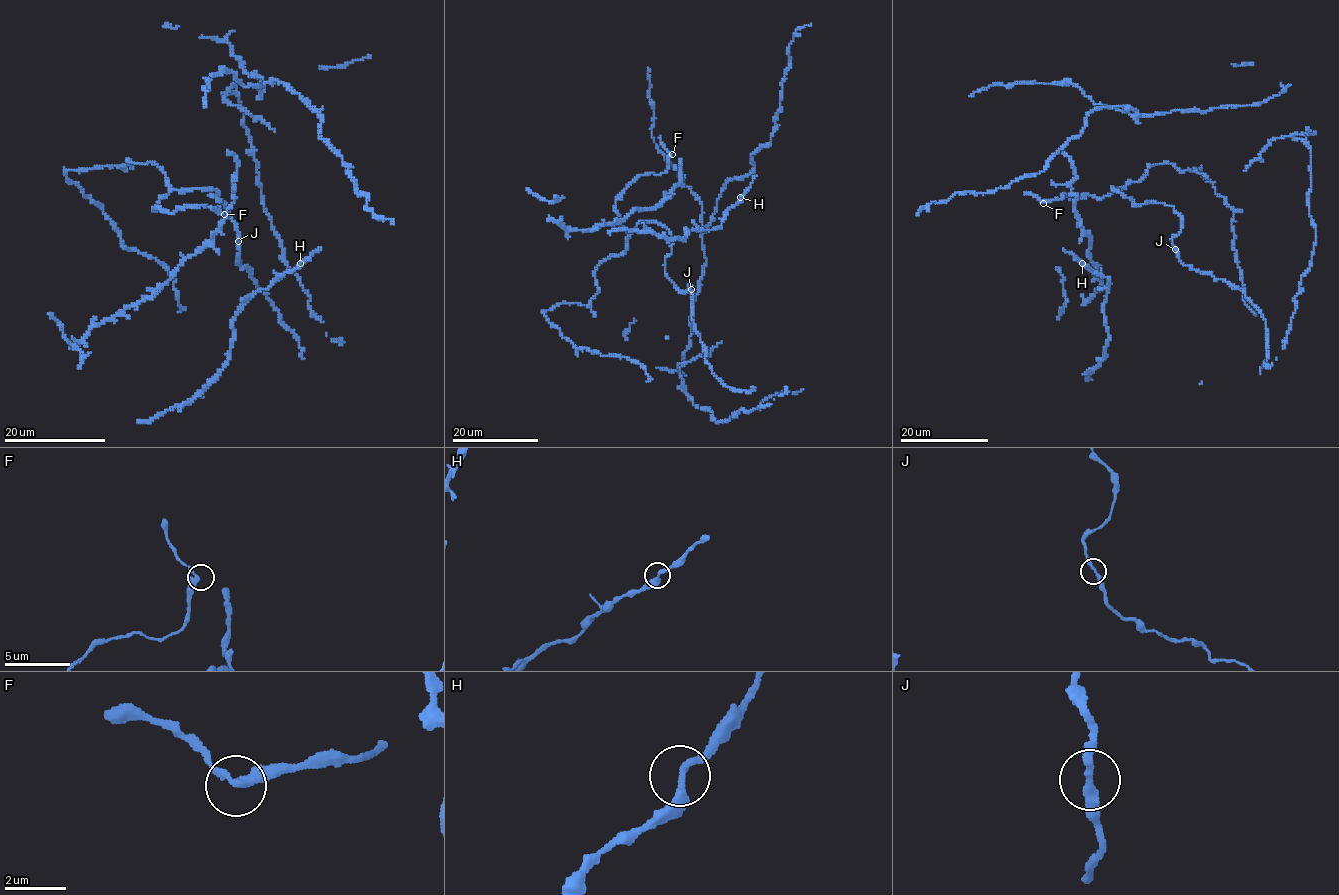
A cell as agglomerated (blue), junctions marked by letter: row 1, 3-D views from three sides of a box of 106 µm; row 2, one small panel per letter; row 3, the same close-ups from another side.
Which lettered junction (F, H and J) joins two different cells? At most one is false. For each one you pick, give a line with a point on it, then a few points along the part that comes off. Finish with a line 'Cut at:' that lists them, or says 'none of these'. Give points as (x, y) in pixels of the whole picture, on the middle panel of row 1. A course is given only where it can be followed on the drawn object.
Cut at: none of these

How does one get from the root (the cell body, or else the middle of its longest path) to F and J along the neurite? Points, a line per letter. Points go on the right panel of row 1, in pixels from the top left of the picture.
F: (1268, 351), (1265, 319), (1242, 291), (1179, 259), (1173, 207), (1137, 204), (1112, 188), (1122, 187), (1043, 203)
J: (1268, 351), (1265, 319), (1242, 291), (1207, 272), (1192, 270), (1179, 259), (1175, 249)

